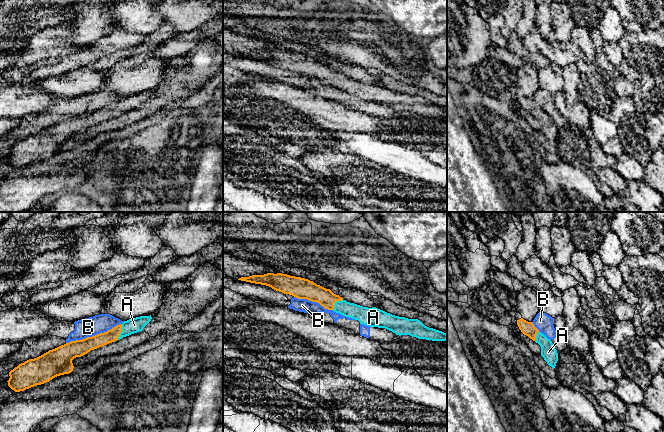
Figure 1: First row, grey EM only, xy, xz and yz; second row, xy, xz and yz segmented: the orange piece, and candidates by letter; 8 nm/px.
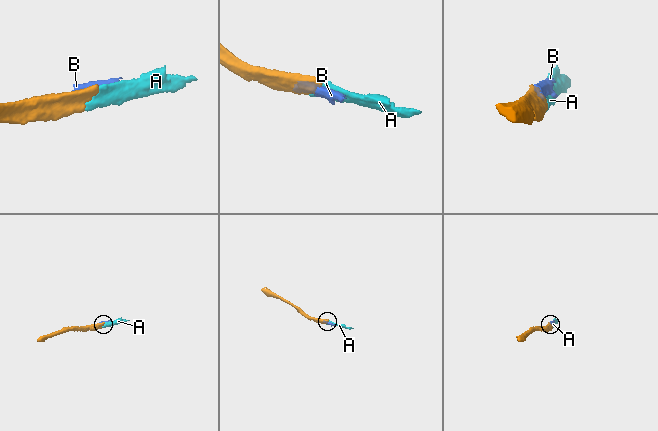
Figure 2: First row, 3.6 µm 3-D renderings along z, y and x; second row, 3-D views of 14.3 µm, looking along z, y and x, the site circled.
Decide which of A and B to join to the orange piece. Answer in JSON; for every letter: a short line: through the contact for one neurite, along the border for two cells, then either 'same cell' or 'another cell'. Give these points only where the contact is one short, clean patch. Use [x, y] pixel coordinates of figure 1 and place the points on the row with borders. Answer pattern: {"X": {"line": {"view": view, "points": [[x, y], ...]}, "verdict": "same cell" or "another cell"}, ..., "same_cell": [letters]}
{"A": {"line": {"view": "xy", "points": [[99, 340], [120, 332], [134, 325]]}, "verdict": "same cell"}, "B": {"line": {"view": "xy", "points": [[121, 323], [106, 331], [66, 343]]}, "verdict": "another cell"}, "same_cell": ["A"]}

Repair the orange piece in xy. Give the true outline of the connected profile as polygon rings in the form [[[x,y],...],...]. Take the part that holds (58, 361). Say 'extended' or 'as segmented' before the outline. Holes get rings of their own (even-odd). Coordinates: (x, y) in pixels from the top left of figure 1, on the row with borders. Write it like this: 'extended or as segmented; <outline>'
extended; [[[151,315],[132,318],[107,332],[71,341],[37,358],[29,359],[9,372],[8,386],[15,392],[20,392],[49,382],[57,376],[69,374],[74,368],[72,363],[74,358],[142,331],[151,319]]]

